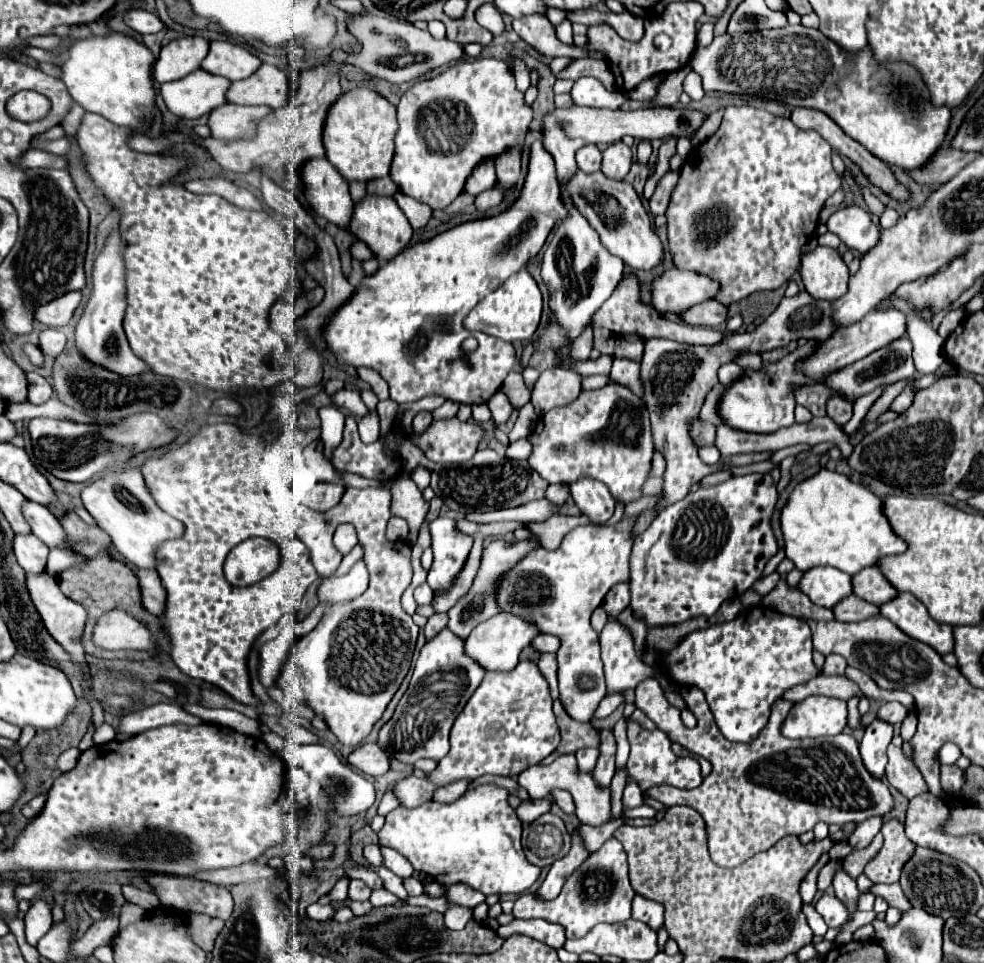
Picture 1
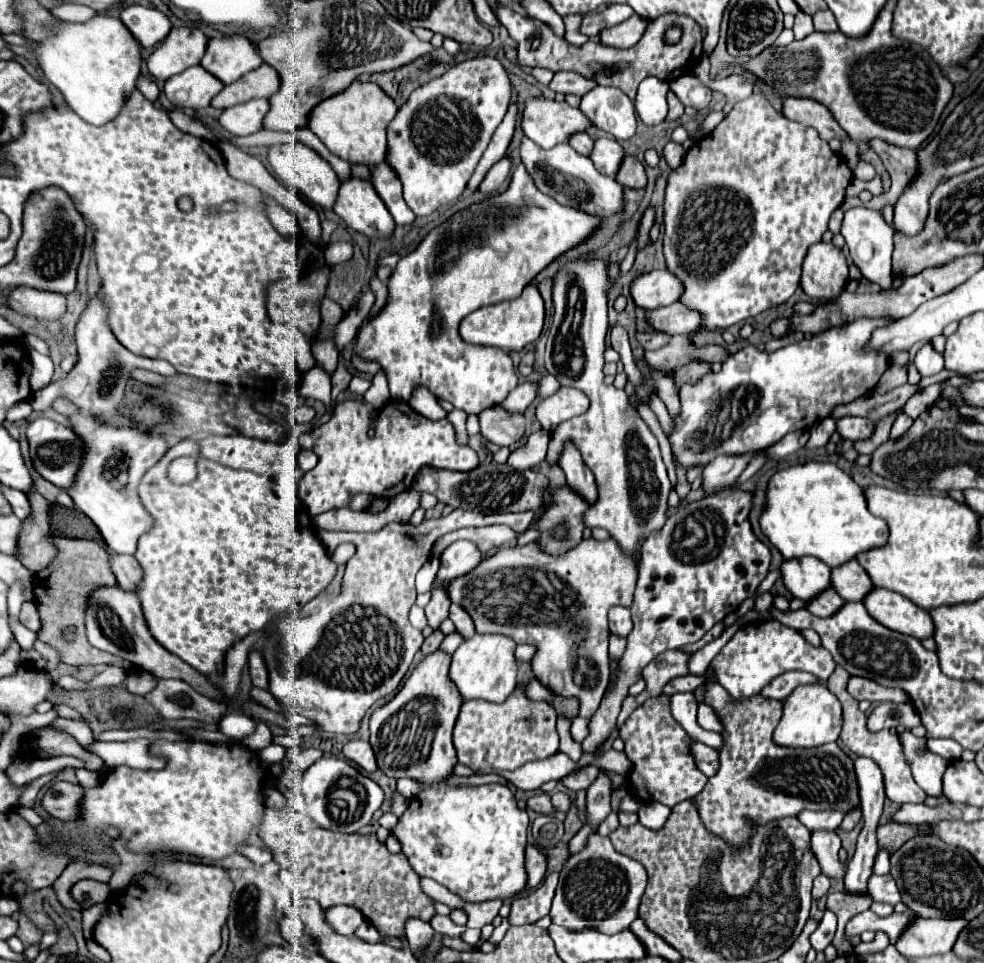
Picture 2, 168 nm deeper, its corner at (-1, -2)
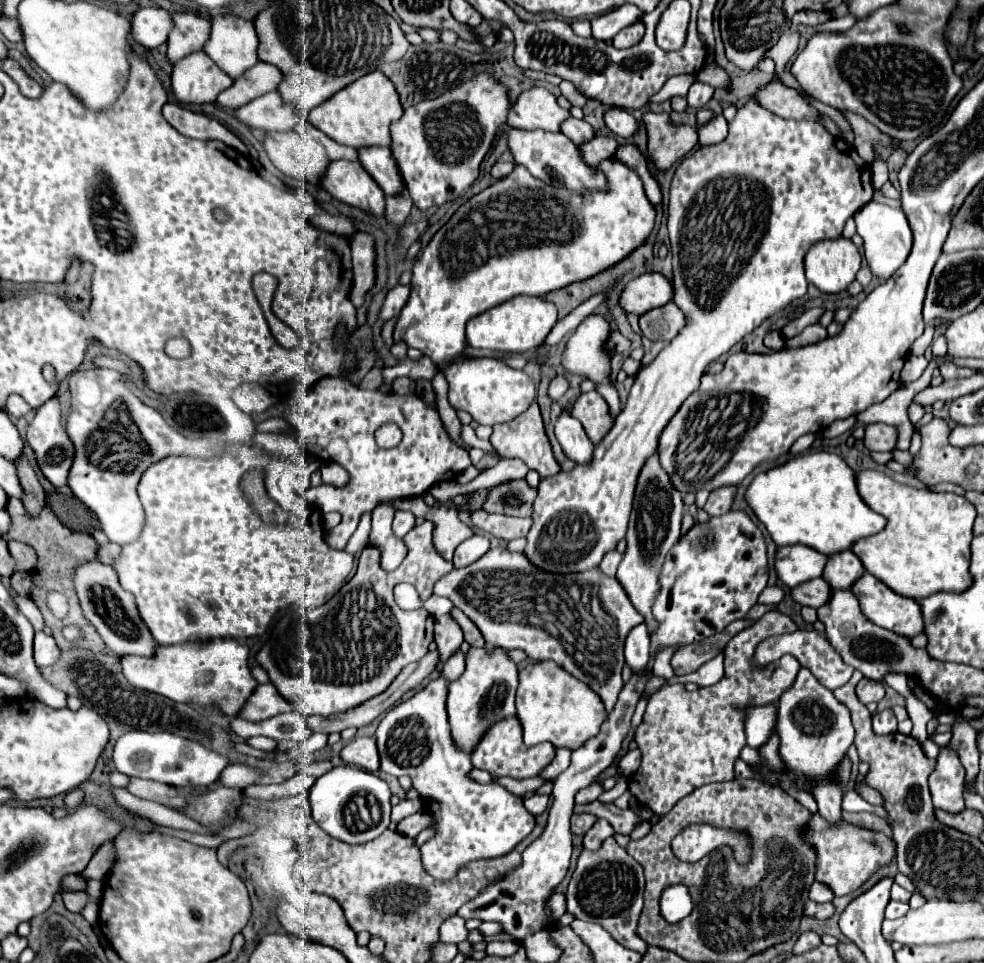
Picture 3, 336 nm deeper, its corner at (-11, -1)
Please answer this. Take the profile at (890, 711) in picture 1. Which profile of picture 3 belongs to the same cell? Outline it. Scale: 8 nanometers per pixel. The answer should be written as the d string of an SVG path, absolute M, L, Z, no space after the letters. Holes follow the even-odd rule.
M890 708L882 710L882 712L876 712L872 716L872 730L878 734L878 736L884 736L884 734L894 734L896 732L896 716Z

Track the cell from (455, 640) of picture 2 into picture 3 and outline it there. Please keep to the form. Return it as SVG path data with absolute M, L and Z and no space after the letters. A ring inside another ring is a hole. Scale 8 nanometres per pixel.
M456 652L456 656L452 656L452 660L448 660L448 664L444 664L442 668L442 676L448 680L448 682L454 682L462 676L462 672L466 670L466 662L464 662L464 654L462 652Z

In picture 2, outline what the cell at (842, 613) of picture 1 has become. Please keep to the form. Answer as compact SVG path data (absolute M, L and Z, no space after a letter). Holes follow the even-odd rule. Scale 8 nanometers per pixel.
M828 589L826 593L822 593L822 597L814 597L814 601L810 601L806 609L810 613L814 613L816 617L832 617L844 605L846 605L846 601L834 589Z

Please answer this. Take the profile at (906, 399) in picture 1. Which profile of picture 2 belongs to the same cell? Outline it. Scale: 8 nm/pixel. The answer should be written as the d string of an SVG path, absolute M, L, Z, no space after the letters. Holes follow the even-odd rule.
M900 413L898 417L896 417L896 421L894 421L894 425L892 425L892 433L890 433L890 439L898 439L898 437L902 437L908 429L910 429L910 425L912 425L914 421L908 417L908 415L904 415L904 413Z

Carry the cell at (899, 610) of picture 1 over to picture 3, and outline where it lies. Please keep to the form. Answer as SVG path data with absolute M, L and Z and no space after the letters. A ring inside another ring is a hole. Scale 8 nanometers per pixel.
M864 572L854 584L852 584L852 594L858 598L860 608L864 612L864 616L868 616L868 620L880 628L892 630L900 636L906 638L914 638L916 634L924 632L924 622L920 620L920 608L912 598L902 598L898 594L894 594L886 584L882 584L878 578L874 578L872 574Z

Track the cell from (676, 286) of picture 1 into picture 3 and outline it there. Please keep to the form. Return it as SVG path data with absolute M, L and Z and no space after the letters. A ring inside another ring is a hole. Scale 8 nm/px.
M646 272L630 280L620 294L620 308L628 314L642 316L644 312L664 306L672 300L672 284L658 272Z

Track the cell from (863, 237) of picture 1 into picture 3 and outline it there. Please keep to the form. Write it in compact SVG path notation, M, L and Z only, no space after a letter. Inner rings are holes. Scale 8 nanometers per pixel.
M872 200L862 210L856 212L854 220L856 220L858 234L864 240L864 254L866 254L872 274L880 278L890 278L892 272L896 272L896 268L900 268L906 262L912 250L912 230L908 226L904 212Z

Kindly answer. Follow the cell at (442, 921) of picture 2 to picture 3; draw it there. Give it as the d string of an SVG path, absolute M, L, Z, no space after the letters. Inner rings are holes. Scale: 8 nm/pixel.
M460 916L448 918L440 928L440 940L446 944L458 944L468 938L468 930L464 926L464 920Z

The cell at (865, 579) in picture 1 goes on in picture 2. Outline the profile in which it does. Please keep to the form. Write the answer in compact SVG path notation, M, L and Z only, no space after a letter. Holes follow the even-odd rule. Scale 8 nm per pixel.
M856 559L838 569L832 569L832 573L834 589L846 601L864 601L864 597L874 589L874 583L870 581L868 573Z

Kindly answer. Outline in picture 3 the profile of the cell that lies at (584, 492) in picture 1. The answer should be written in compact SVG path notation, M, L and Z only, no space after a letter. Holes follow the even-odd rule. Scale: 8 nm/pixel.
M564 410L556 420L556 438L570 460L582 464L592 456L592 442L588 440L580 420L576 420L568 410Z

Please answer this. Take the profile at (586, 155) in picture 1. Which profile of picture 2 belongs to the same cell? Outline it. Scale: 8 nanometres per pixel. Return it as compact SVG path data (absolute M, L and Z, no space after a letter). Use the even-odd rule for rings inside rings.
M576 133L576 135L570 139L570 145L574 147L576 153L580 153L580 155L584 155L584 157L590 157L592 147L594 147L594 141L590 139L588 133Z

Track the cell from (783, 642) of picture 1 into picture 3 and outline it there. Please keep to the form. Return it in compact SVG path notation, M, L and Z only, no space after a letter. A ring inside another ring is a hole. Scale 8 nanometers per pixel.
M798 630L798 632L792 632L792 634L772 636L772 638L764 640L764 642L760 644L760 648L756 648L754 660L756 660L758 666L764 666L764 664L768 664L768 662L778 660L778 658L784 656L784 654L796 656L796 660L798 660L804 668L808 668L808 670L816 676L816 680L818 680L822 686L826 686L826 688L832 690L832 692L834 692L836 688L844 686L844 684L852 678L852 672L854 672L852 666L848 666L848 664L844 664L844 660L840 660L840 654L836 654L836 650L830 646L830 642L826 640L826 636L820 634L820 632L816 632L816 630Z

